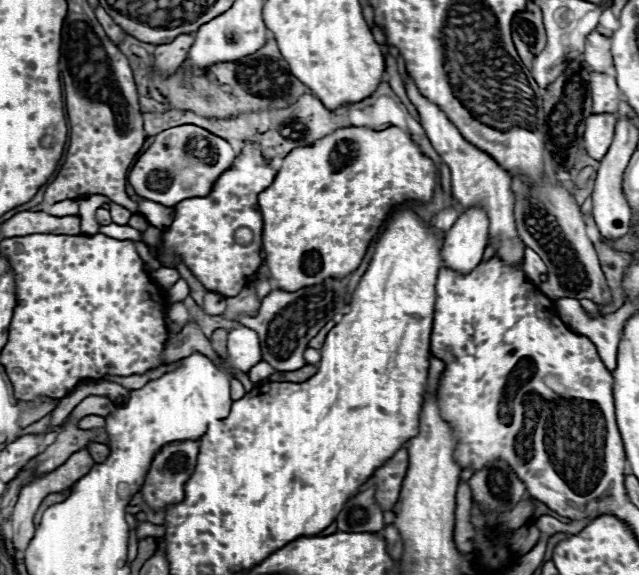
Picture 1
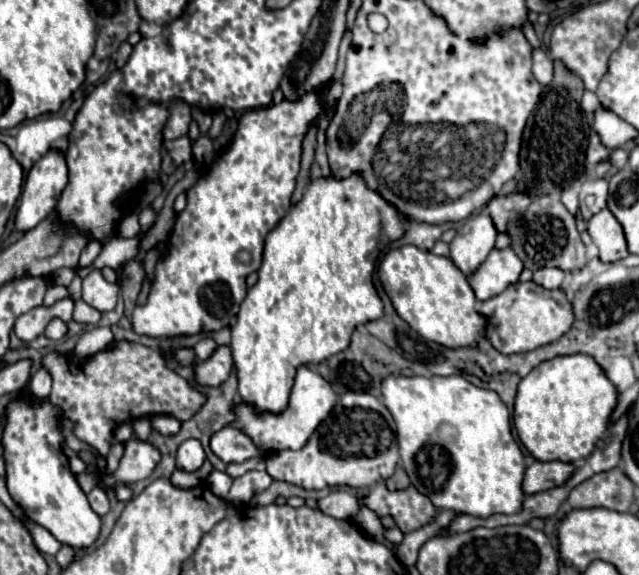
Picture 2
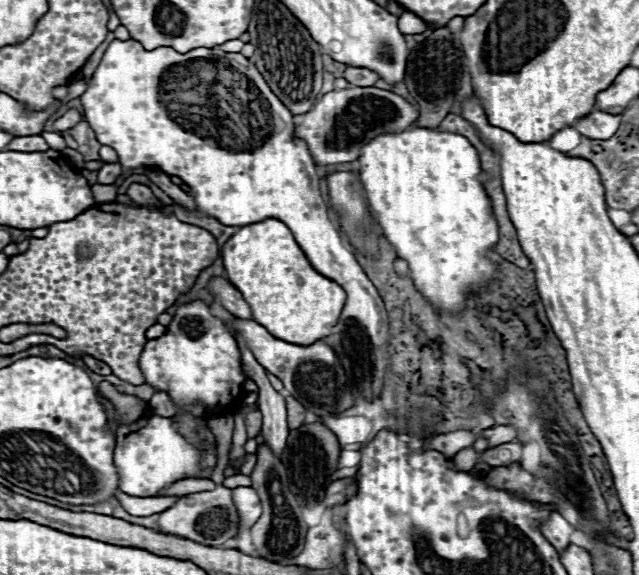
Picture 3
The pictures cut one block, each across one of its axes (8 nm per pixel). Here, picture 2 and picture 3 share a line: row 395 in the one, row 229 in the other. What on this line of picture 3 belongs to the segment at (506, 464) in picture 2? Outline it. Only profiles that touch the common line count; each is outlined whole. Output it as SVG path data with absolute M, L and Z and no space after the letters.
M410 126L408 130L380 134L360 148L360 180L366 190L372 212L378 224L396 248L398 256L410 266L410 276L418 292L428 298L436 310L460 312L466 304L466 296L488 284L496 272L496 262L492 262L486 252L498 242L496 220L490 212L490 202L480 182L480 162L476 148L460 134L442 132L432 128Z

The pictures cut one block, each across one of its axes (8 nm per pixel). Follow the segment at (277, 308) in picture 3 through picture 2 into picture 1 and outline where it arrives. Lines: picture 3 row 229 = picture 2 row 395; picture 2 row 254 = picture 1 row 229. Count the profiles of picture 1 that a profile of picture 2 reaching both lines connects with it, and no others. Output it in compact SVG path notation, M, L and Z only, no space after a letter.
M396 126L374 132L366 128L340 128L314 146L292 150L278 170L272 186L258 196L263 217L262 245L266 266L278 290L296 292L322 284L326 278L346 278L354 272L368 244L378 234L390 210L406 200L428 202L436 186L436 168L406 132Z

